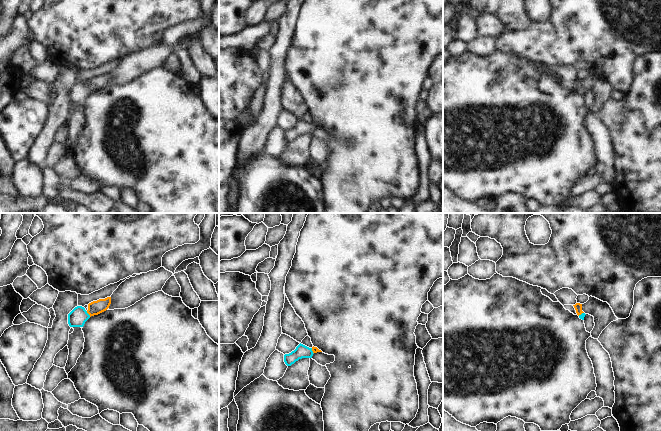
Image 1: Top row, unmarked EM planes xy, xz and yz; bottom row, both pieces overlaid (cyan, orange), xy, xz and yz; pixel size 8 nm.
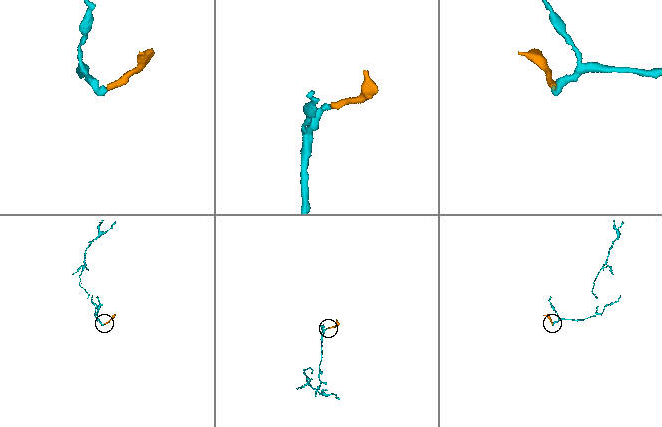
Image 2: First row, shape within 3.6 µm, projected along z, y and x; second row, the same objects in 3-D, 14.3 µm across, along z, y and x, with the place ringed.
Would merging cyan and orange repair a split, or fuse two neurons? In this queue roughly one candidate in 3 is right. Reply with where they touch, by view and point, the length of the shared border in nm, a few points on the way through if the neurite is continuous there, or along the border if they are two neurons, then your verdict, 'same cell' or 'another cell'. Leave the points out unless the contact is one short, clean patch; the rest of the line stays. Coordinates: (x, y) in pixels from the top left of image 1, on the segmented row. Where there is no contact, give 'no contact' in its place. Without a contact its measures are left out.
meets cyan in xy at (88, 314); contact 60 nm long; runs through xy (78, 316), (88, 314), (96, 307); same cell

